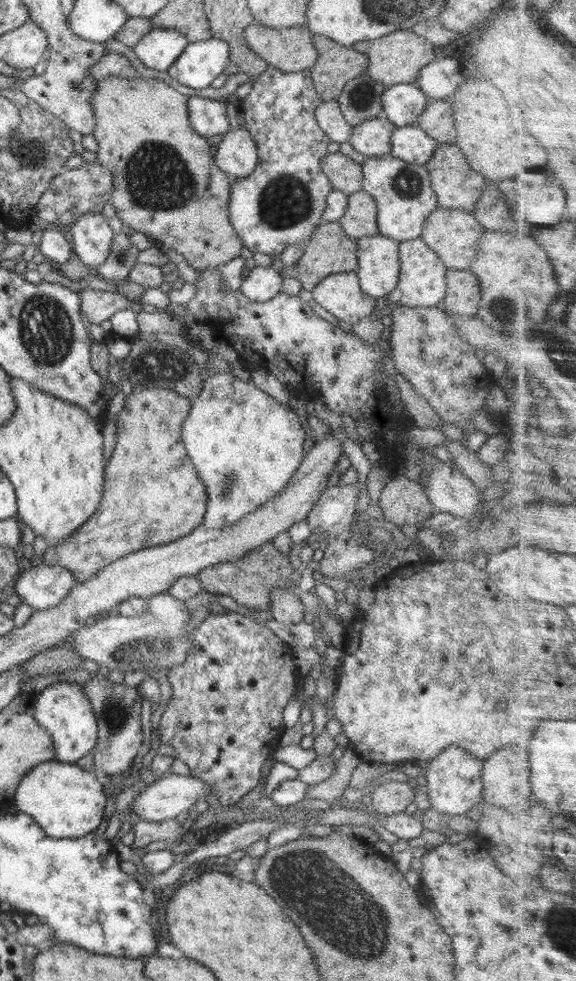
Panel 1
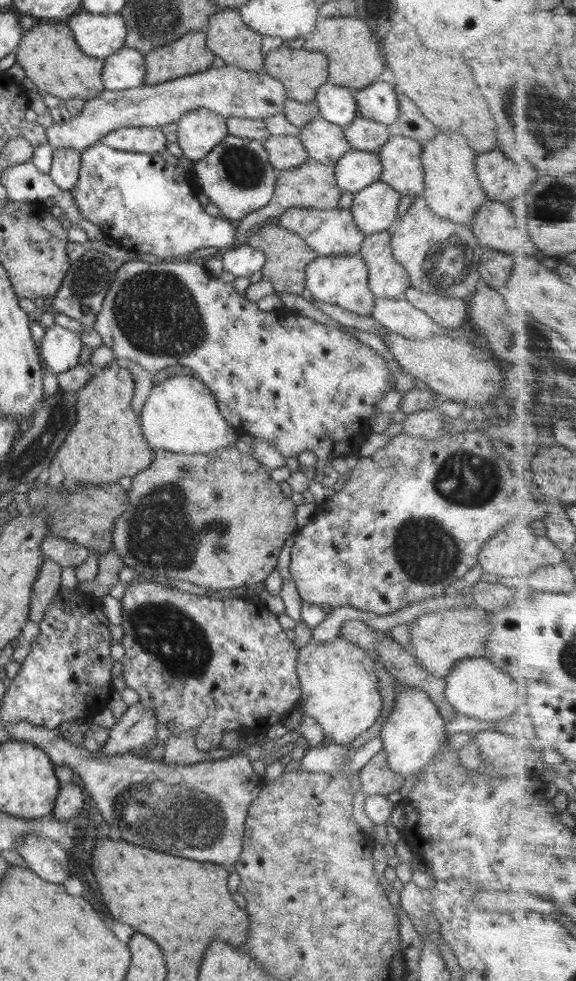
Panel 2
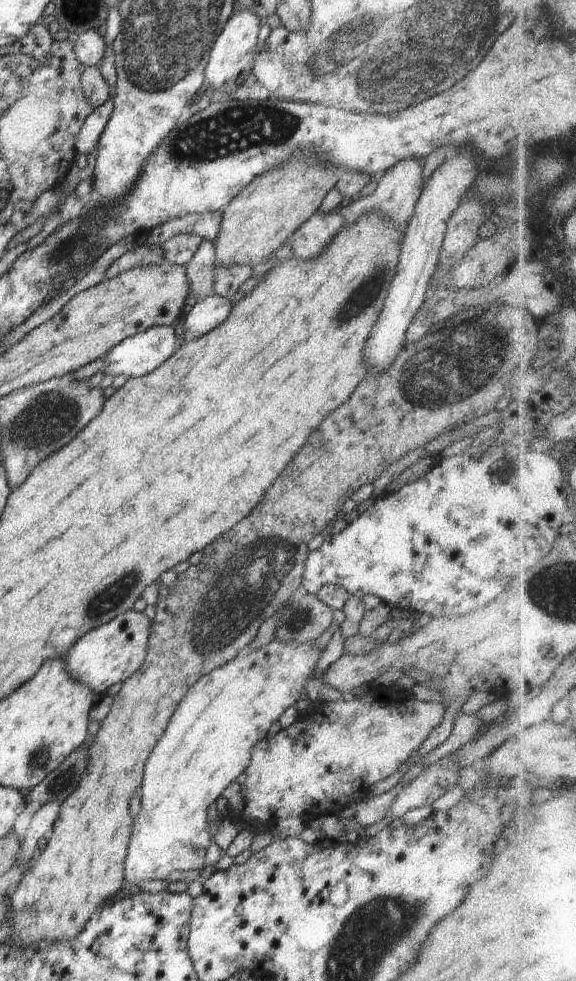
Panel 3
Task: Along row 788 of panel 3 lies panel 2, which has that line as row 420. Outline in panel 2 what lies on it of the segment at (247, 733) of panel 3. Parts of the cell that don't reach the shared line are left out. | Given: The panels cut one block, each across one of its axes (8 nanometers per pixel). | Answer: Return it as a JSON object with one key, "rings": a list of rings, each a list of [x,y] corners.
{"rings":[[[172,376],[153,384],[140,412],[141,428],[147,443],[156,451],[173,453],[212,453],[216,449],[235,446],[240,433],[226,423],[214,394],[194,376]]]}

